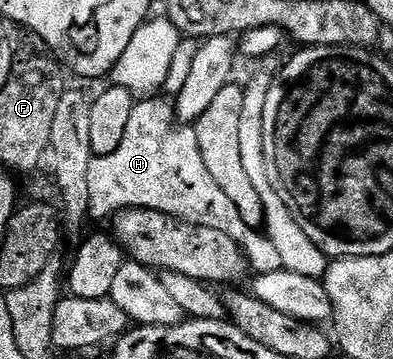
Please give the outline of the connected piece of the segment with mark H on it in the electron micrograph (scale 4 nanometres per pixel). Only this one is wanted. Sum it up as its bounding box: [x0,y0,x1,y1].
[88,97,283,275]

